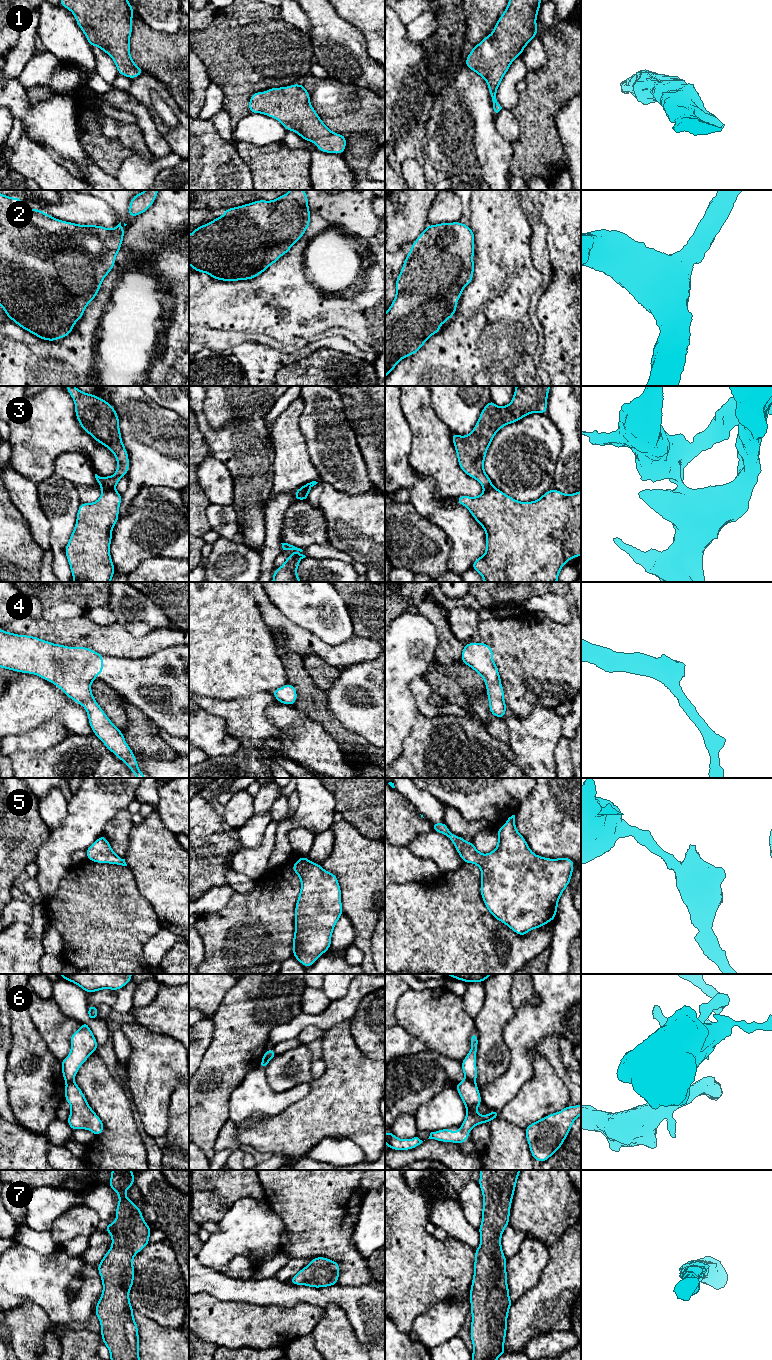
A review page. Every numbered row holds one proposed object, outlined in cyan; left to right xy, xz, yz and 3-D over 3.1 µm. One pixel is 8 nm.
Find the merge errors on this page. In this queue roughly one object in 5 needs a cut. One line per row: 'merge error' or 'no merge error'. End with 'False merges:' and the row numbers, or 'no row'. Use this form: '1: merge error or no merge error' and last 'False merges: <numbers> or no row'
1: no merge error
2: no merge error
3: merge error
4: no merge error
5: no merge error
6: merge error
7: no merge error
False merges: 3, 6

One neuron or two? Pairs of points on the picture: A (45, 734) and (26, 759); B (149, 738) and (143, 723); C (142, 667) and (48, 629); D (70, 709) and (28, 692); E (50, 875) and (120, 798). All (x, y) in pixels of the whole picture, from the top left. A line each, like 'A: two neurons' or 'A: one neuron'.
A: two neurons
B: one neuron
C: two neurons
D: one neuron
E: one neuron

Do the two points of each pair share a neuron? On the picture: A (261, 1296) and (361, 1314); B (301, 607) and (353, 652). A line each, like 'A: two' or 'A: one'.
A: one
B: two

